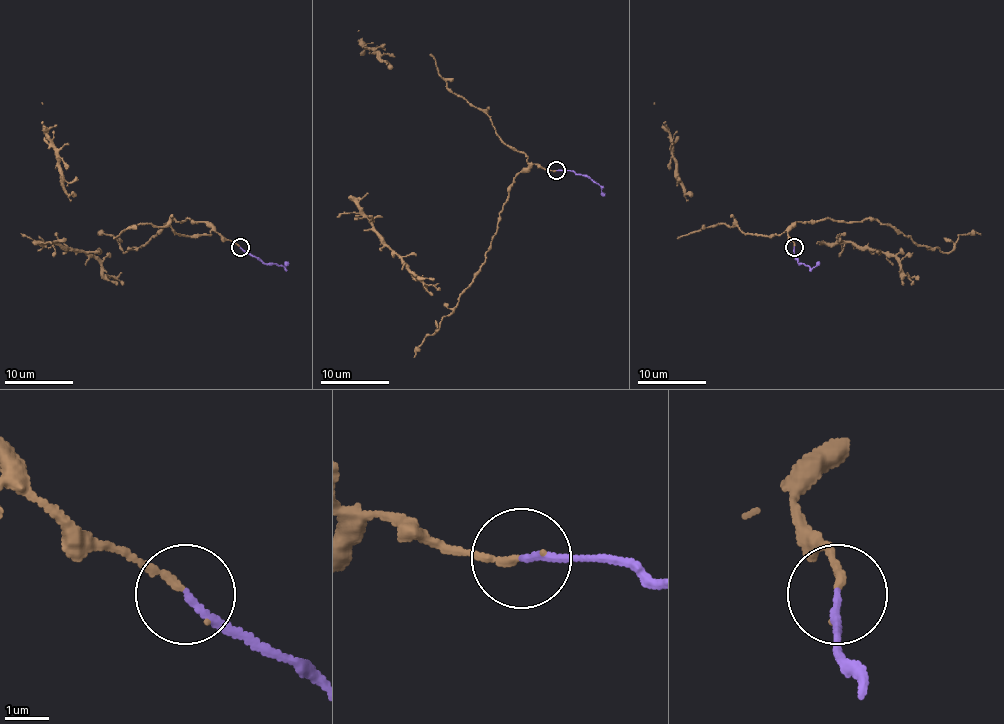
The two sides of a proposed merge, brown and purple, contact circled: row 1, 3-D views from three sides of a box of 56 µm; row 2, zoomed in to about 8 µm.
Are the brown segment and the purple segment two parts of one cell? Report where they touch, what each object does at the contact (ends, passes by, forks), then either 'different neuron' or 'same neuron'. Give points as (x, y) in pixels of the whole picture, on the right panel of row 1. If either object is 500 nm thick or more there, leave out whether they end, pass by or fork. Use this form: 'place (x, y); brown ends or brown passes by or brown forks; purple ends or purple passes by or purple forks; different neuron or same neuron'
place (794, 247); brown ends; purple ends; same neuron

